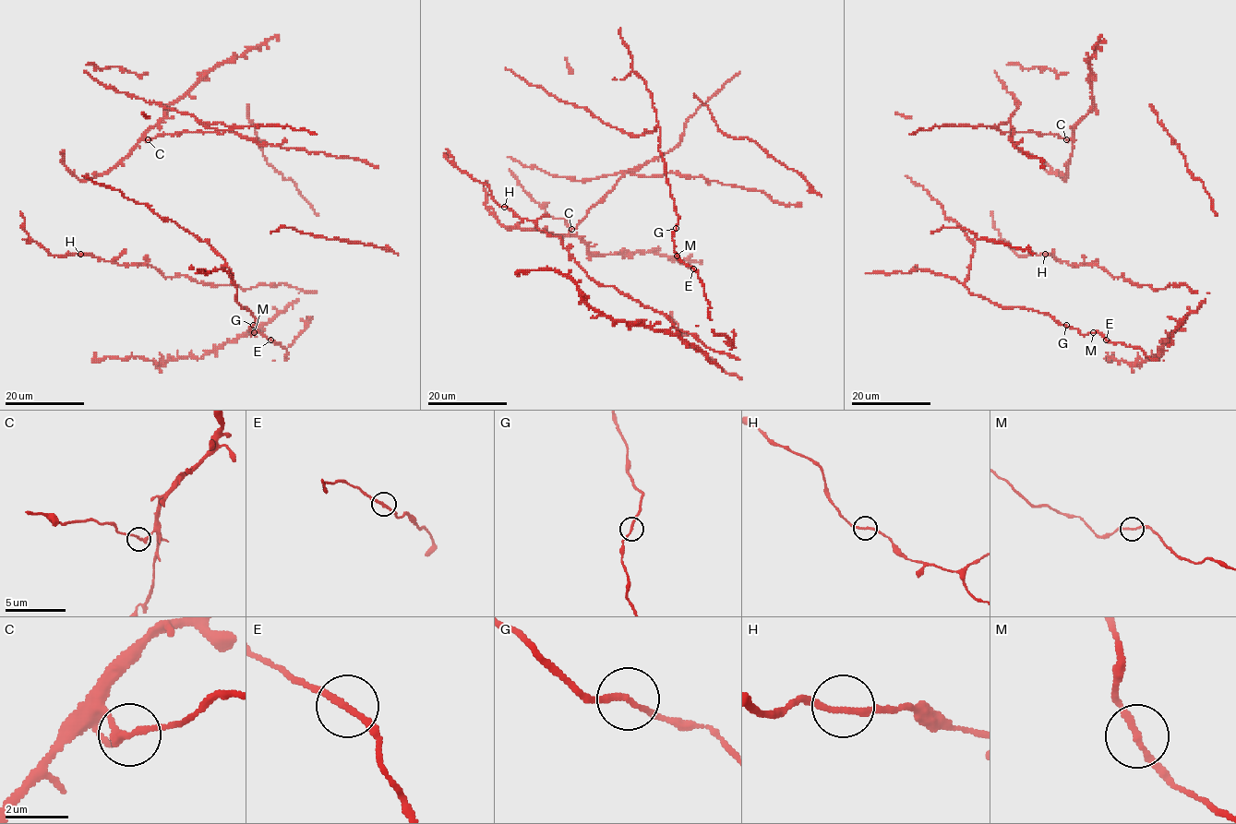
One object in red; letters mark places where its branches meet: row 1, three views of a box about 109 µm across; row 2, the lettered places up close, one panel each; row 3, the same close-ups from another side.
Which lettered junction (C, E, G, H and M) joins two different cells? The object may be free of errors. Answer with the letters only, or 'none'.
C

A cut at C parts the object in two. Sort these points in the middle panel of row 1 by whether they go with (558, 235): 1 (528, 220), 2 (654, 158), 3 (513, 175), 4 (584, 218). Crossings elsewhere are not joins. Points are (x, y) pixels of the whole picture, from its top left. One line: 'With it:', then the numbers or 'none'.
With it: 1

